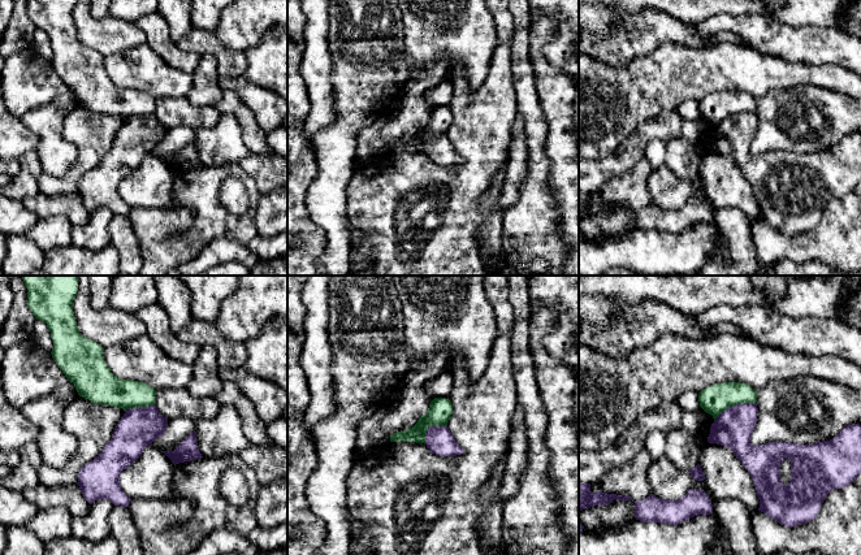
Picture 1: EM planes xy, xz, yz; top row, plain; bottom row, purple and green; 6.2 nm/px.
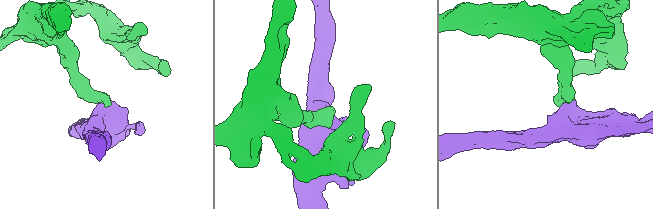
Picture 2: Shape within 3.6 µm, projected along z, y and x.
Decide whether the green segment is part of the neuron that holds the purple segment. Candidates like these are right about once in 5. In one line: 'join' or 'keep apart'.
keep apart

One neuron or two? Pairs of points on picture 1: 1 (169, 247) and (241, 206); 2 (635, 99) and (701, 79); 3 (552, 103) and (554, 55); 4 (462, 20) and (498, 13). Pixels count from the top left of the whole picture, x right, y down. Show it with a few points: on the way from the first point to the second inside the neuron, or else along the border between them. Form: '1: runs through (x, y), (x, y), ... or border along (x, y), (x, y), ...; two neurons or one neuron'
1: border along (223, 181), (221, 203), (232, 212), (245, 213); two neurons
2: runs through (652, 91), (663, 79), (684, 79); one neuron
3: border along (554, 37), (543, 48), (543, 55), (565, 74); two neurons
4: border along (490, 13), (494, 21), (497, 44); two neurons

